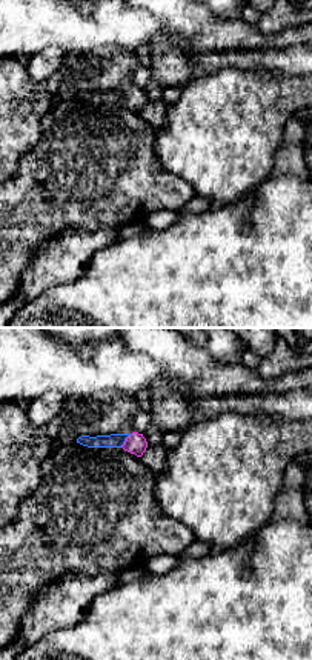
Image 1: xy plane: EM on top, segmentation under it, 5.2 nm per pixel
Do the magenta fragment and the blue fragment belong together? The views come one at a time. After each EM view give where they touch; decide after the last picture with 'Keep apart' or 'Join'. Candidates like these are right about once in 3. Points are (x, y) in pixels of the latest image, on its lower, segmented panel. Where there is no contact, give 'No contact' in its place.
Touches magenta at (126, 440)

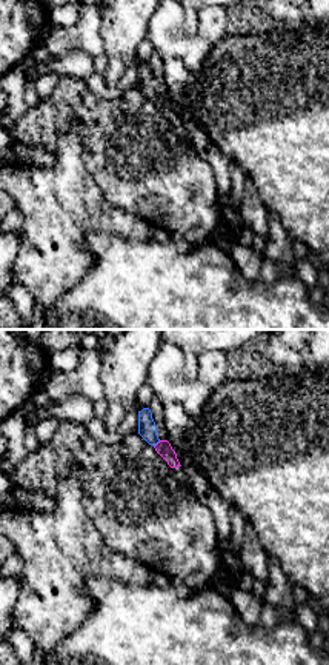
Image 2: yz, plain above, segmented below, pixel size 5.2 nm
Touches magenta at (157, 444)

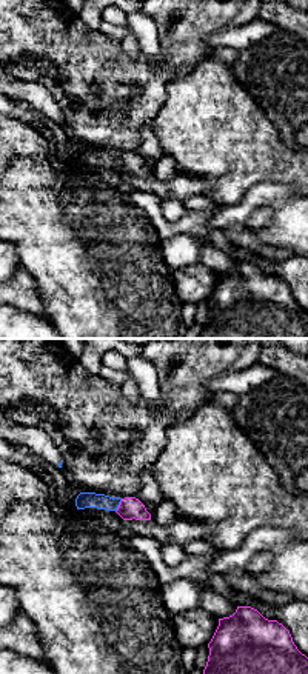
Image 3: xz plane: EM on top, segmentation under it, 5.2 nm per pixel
Touches magenta at (119, 505)

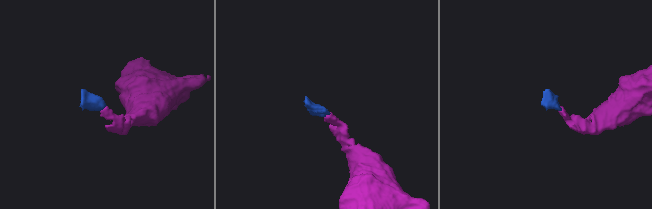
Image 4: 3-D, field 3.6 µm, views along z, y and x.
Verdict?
Join

